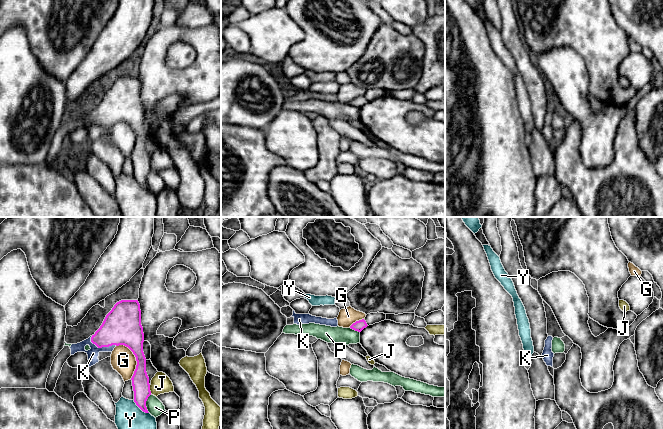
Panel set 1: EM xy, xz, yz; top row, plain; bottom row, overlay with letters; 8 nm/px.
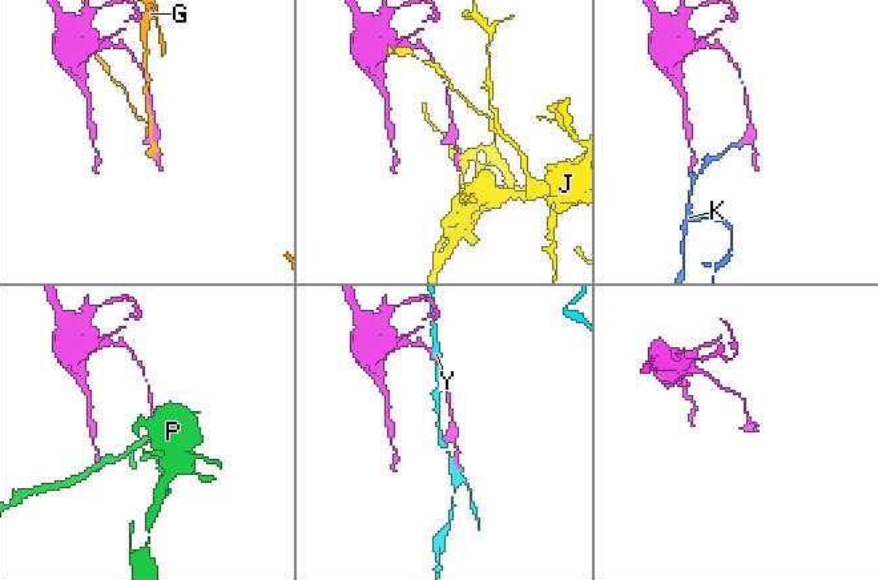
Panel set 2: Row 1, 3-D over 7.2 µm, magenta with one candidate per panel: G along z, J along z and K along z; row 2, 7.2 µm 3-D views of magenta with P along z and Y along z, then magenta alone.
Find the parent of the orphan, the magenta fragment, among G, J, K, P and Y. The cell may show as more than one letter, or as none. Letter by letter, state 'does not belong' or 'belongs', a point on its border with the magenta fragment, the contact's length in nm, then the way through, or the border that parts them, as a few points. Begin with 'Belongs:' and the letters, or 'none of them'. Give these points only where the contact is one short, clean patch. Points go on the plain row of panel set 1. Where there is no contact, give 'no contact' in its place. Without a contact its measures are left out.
Belongs: K
G: does not belong; contact xy (135, 132); length 300 nm
J: does not belong; contact xy (149, 165); length 70 nm; border xy (149, 161), (151, 169)
K: belongs; contact xy (102, 122); length 220 nm; way xy (122, 101), (102, 122), (93, 129)
P: does not belong; contact xy (145, 179); length 150 nm
Y: does not belong; contact xy (140, 184); length 170 nm

